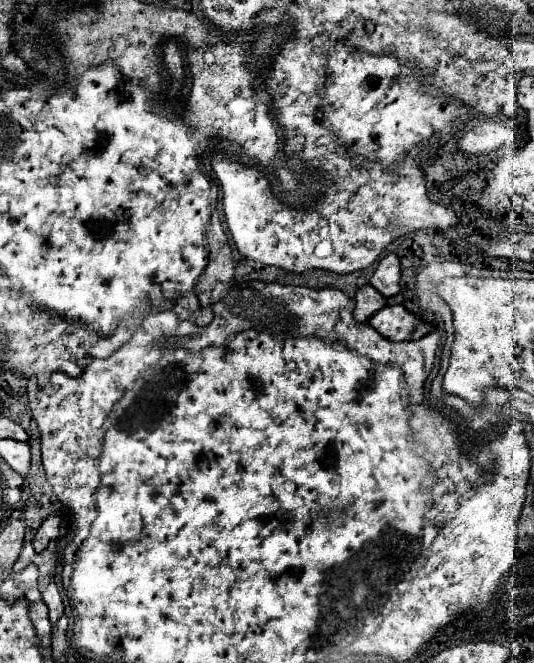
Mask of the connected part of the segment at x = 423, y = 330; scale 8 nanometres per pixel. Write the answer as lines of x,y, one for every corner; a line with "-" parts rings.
402,304
398,306
386,306
380,312
376,312
368,324
378,330
384,338
392,342
402,342
402,340
418,340
430,330
434,330
432,324
424,322
416,314
408,312

